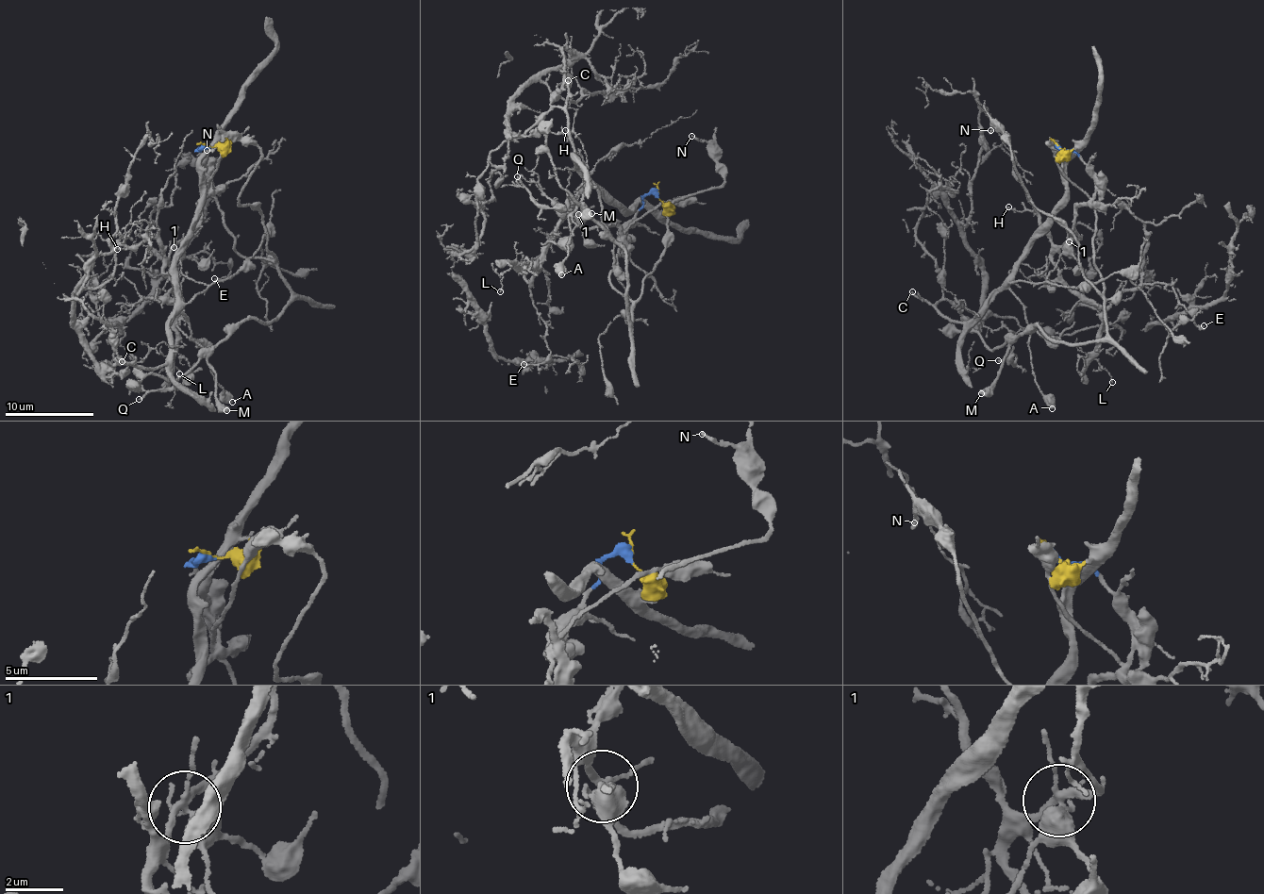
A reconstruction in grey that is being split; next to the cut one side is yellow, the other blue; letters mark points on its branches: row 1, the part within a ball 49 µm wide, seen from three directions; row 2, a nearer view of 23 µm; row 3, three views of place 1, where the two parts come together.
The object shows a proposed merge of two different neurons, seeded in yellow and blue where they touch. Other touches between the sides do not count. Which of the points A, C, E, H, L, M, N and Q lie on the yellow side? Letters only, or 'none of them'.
A, C

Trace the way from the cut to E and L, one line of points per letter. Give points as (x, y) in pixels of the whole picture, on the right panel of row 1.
E: (1057, 145), (1095, 195), (1075, 209), (1057, 274), (1104, 306), (1172, 286), (1204, 325)
L: (1057, 145), (1085, 165), (1095, 195), (1075, 209), (1079, 237), (1054, 261), (1099, 309), (1097, 362), (1113, 382)

